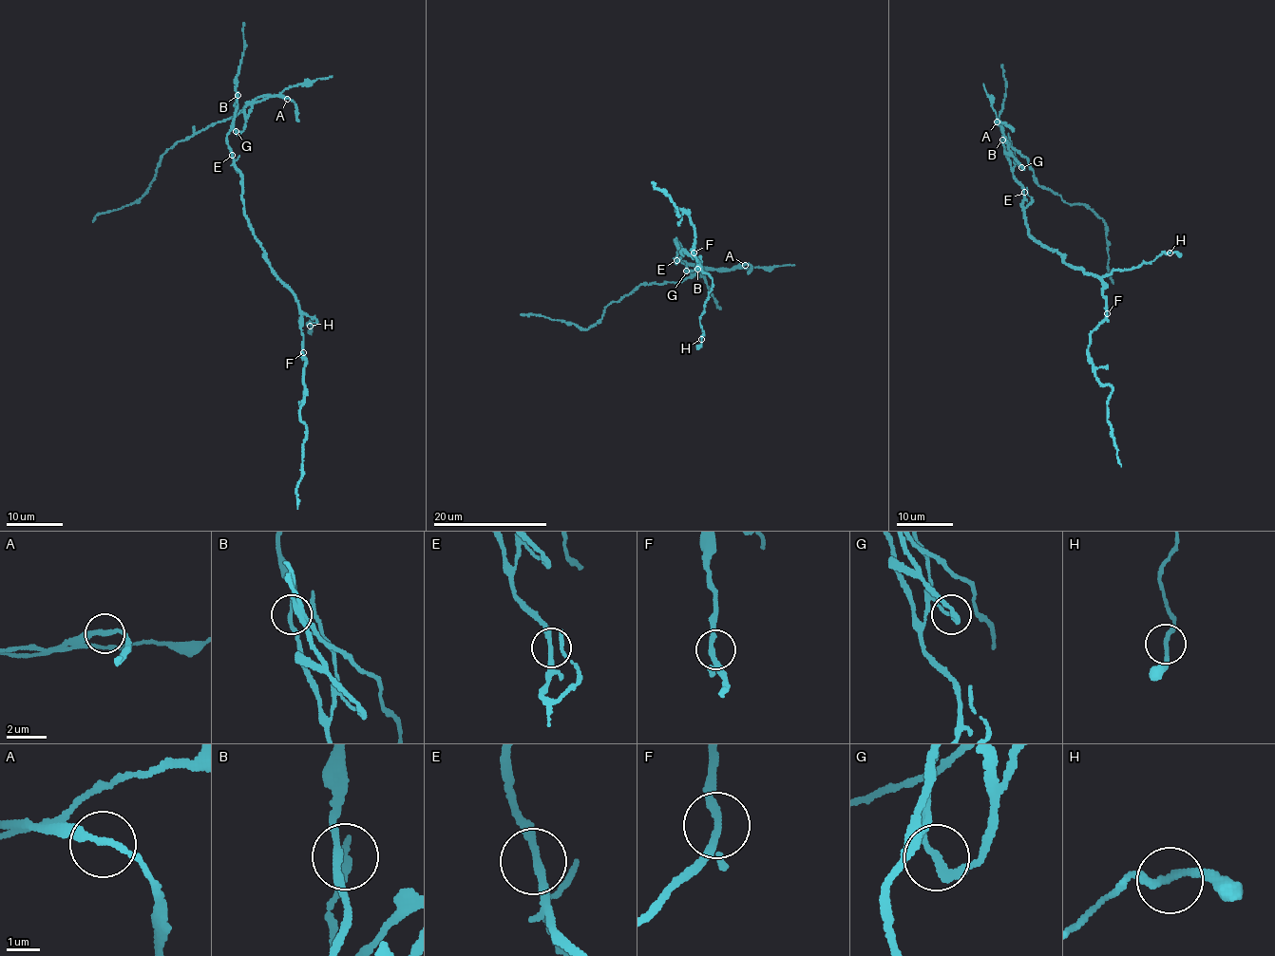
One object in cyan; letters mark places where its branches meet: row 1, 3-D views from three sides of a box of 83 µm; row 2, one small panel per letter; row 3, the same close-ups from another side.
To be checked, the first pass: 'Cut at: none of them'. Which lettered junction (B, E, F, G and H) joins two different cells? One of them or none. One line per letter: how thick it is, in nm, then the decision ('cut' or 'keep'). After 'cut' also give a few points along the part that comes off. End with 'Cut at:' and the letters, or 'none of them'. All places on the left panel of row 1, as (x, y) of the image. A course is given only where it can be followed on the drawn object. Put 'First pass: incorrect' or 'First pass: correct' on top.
First pass: incorrect
B: 200 nm | keep
E: 220 nm | keep
F: 220 nm | keep
G: 200 nm | cut | (236, 130), (243, 130), (250, 104), (174, 143), (161, 156), (144, 194), (132, 203), (98, 214), (93, 222)
H: 200 nm | keep
Cut at: G

